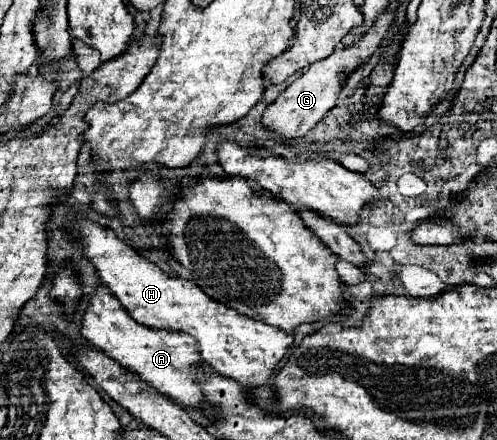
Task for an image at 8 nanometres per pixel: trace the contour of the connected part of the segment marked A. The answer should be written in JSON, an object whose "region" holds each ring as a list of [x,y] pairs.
{"region":[[[97,283],[93,293],[87,297],[87,311],[81,321],[81,335],[93,345],[103,349],[111,359],[121,363],[125,369],[135,371],[141,379],[157,389],[161,395],[185,405],[185,407],[203,407],[203,395],[195,381],[195,367],[201,363],[199,347],[195,339],[181,331],[169,329],[151,329],[139,325],[127,309],[115,299],[105,283]]]}

